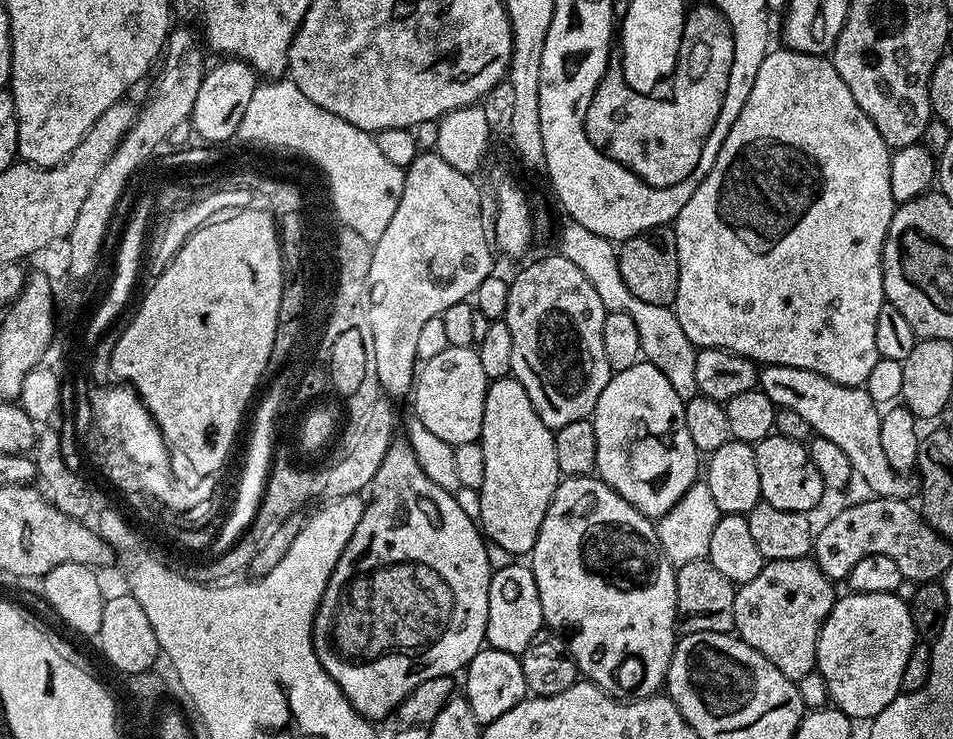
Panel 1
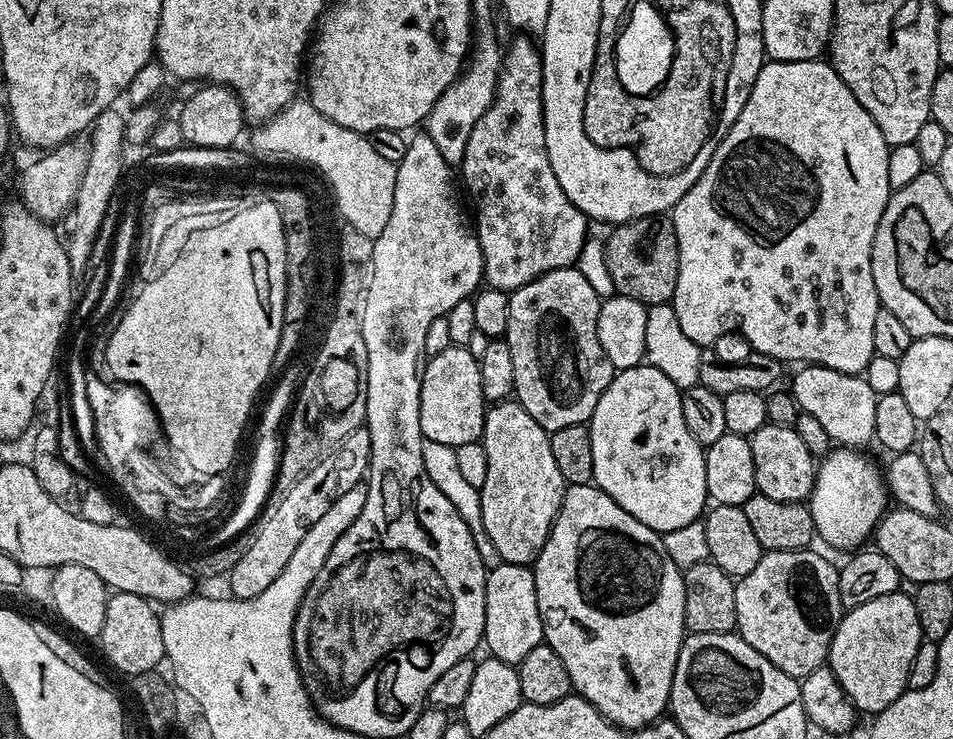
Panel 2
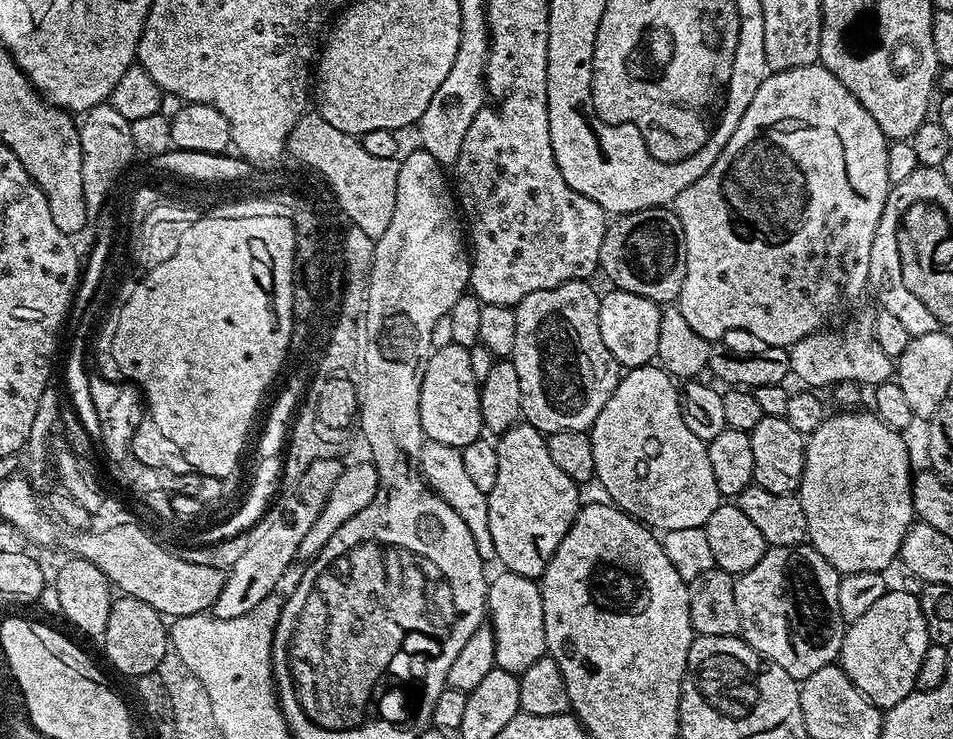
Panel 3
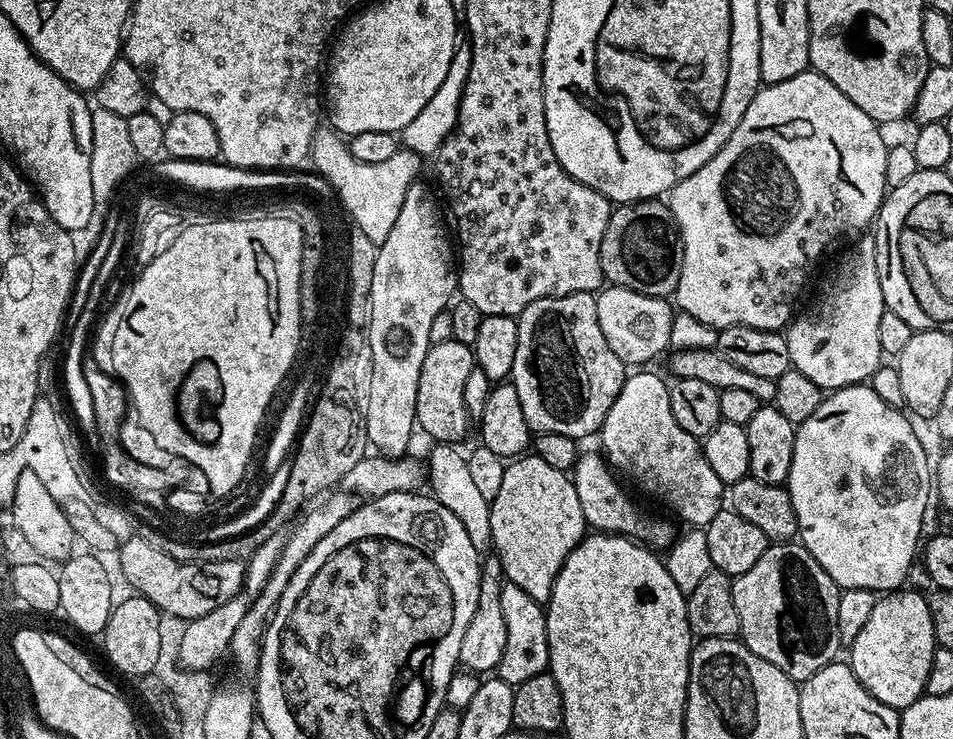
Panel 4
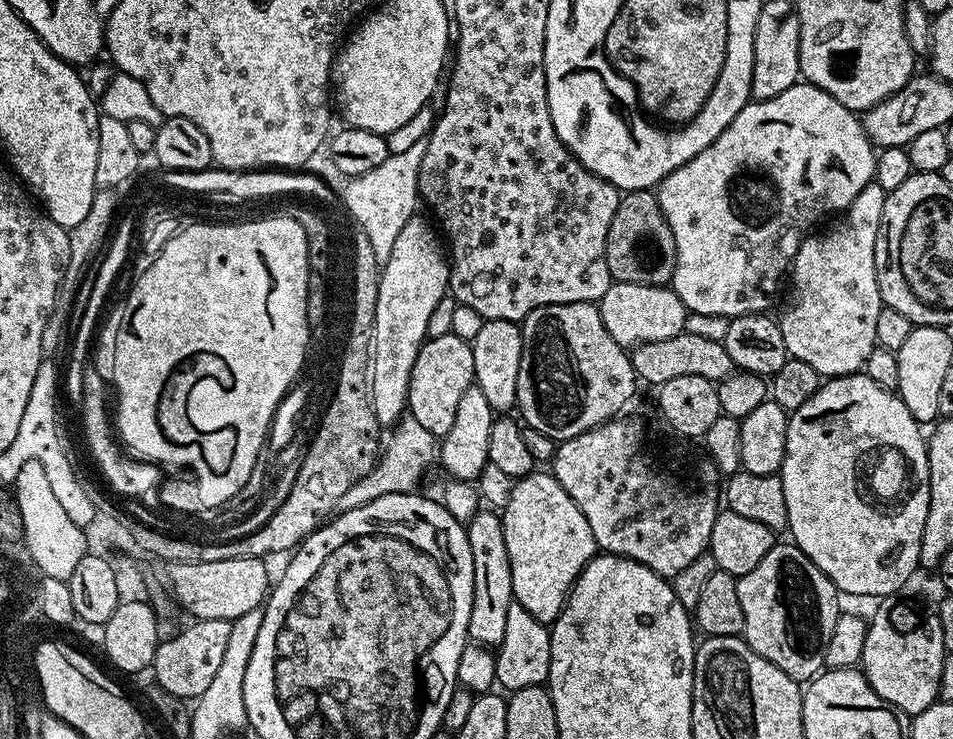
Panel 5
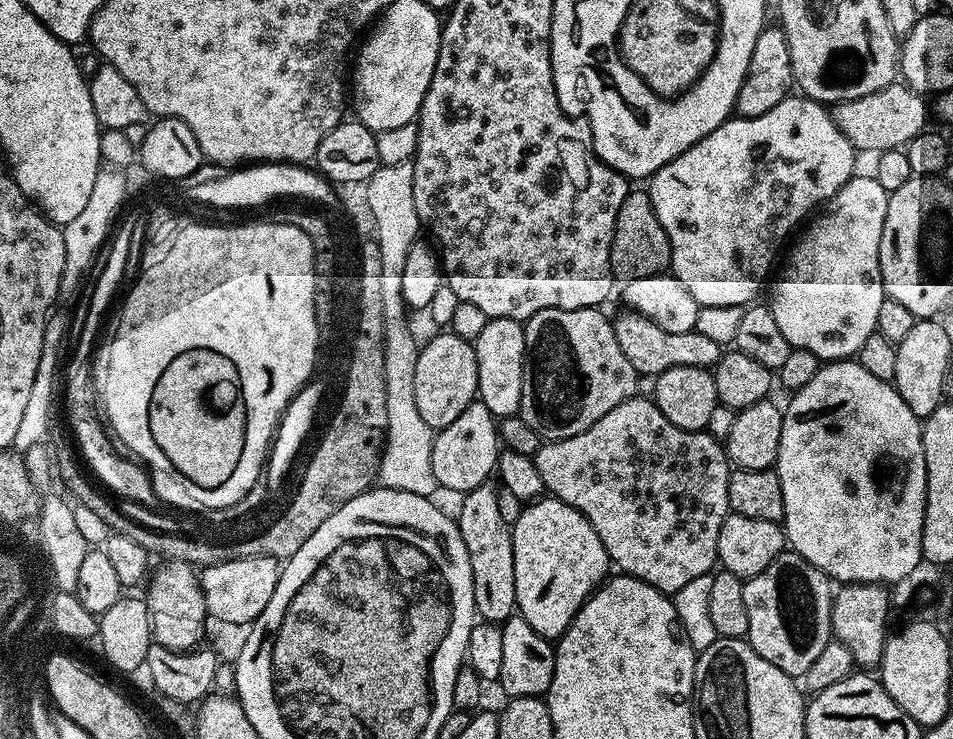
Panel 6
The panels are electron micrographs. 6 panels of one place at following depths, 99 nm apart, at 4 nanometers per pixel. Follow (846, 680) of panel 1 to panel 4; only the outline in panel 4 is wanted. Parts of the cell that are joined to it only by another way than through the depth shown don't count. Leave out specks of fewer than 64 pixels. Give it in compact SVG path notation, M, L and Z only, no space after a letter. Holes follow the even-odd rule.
M897 590L877 599L866 626L862 626L850 646L850 667L858 682L878 702L903 710L925 695L926 674L930 674L930 662L937 646L928 596L915 590Z

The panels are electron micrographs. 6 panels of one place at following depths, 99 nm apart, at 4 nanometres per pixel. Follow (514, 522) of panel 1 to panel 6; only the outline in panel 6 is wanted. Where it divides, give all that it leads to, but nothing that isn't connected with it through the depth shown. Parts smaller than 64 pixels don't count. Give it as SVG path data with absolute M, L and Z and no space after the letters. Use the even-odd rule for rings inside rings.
M551 494L525 503L520 517L514 525L516 606L519 615L552 642L568 629L580 607L604 583L604 547L587 520Z

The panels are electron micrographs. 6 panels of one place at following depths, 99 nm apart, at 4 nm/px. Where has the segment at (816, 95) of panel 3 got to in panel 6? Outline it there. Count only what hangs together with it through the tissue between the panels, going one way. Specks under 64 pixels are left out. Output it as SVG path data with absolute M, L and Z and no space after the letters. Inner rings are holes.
M789 94L782 102L778 102L778 106L774 106L774 110L766 110L766 114L737 115L735 118L725 120L722 126L718 126L718 130L706 134L706 138L702 138L697 144L690 146L690 150L686 150L682 154L678 154L678 158L666 162L666 166L659 168L647 181L646 191L658 214L658 222L662 222L662 226L670 238L670 246L672 247L671 275L676 276L678 282L682 282L682 286L686 286L686 290L690 290L690 298L697 300L701 308L706 306L747 306L753 303L759 297L756 295L759 294L760 287L763 286L764 279L767 278L768 271L771 270L772 263L776 260L776 251L779 250L780 243L791 234L792 227L811 208L818 207L823 200L824 203L831 201L838 189L846 181L852 179L854 175L852 167L855 166L856 159L858 159L856 149L852 147L852 143L832 121L831 111L819 100L811 100L809 96L803 94Z

